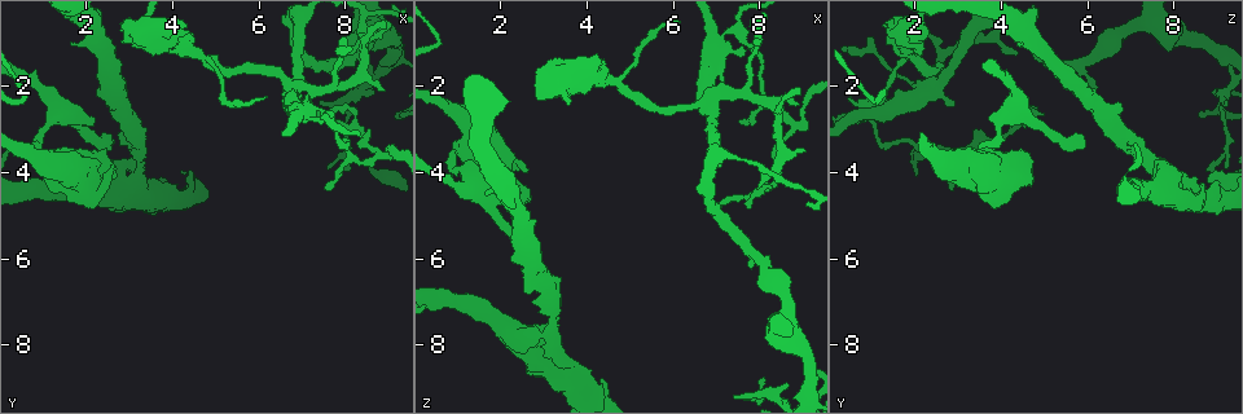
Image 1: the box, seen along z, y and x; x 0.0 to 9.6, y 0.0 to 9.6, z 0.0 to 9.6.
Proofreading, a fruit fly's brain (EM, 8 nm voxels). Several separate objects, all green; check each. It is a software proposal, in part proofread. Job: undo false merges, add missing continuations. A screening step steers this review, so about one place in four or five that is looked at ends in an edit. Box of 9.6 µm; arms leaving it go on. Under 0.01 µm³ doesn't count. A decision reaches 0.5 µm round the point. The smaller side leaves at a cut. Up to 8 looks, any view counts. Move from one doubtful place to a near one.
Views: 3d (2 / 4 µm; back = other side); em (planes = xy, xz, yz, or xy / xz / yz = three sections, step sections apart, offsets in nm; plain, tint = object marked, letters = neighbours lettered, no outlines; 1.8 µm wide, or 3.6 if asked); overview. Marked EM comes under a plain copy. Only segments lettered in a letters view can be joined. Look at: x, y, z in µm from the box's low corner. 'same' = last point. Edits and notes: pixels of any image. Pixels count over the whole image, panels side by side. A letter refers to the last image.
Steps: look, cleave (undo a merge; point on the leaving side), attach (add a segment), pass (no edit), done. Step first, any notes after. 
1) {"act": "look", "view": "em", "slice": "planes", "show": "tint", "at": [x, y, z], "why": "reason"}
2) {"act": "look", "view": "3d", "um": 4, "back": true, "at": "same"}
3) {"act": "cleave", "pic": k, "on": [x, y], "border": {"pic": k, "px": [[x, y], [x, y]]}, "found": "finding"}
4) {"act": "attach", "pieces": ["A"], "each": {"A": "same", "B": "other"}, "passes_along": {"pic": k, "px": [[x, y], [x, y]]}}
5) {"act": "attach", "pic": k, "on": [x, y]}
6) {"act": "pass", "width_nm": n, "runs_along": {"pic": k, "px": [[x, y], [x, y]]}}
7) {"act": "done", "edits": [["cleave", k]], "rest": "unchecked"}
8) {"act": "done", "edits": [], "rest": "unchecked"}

{"act": "look", "view": "em", "slice": "planes", "show": "letters", "at": [6.85, 2.00, 2.40], "why": "four arms meet"}

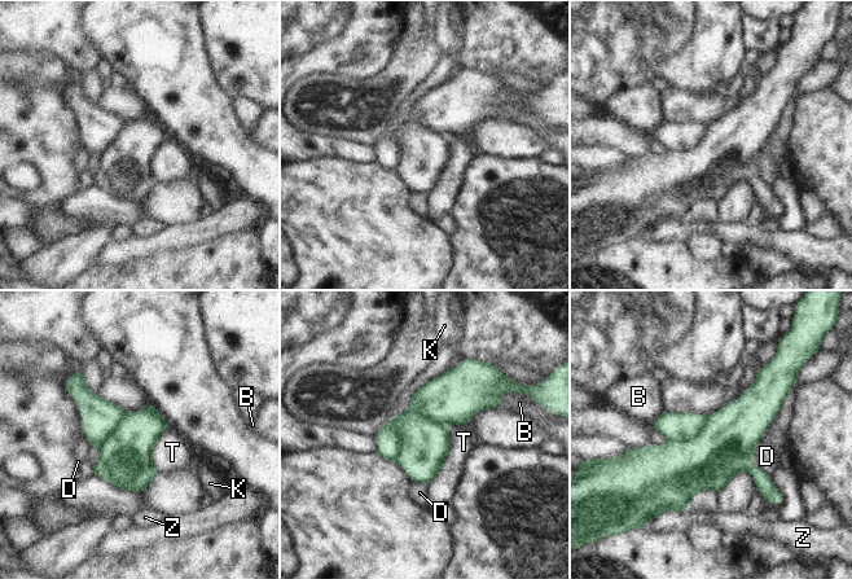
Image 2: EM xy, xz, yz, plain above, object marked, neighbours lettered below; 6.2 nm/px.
{"act": "cleave", "pic": 2, "on": [438, 399], "each": {"B": "other", "D": "other", "K": "other", "T": "other", "Z": "other"}, "border": {"pic": 2, "px": [[446, 424], [411, 412], [396, 461]]}, "found": "two neurons meet here"}

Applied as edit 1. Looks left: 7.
{"act": "look", "view": "overview"}

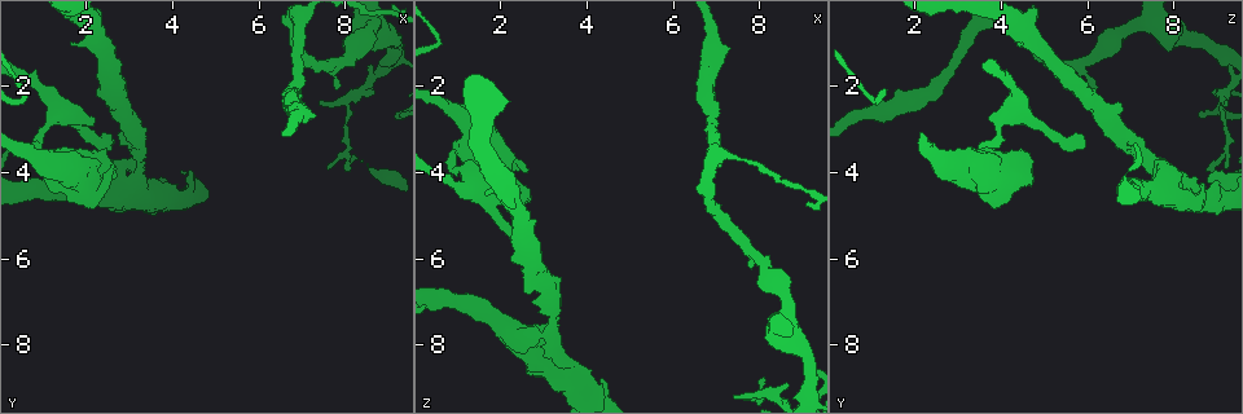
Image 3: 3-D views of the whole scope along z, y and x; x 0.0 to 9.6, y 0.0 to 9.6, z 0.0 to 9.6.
{"act": "look", "view": "3d", "um": 2, "at": [0.90, 3.45, 3.50], "why": "an open end"}

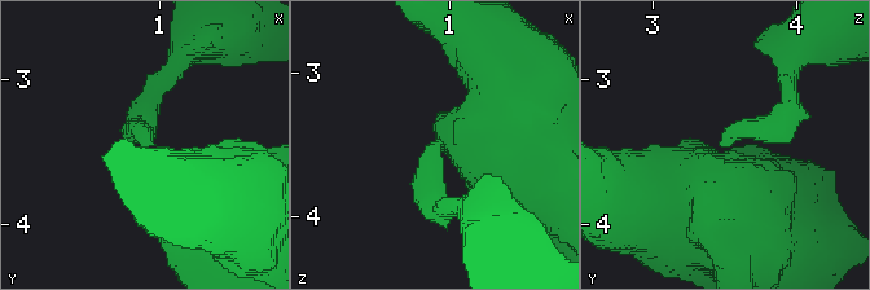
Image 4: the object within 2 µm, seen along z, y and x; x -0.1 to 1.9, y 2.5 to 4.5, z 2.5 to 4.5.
{"act": "look", "view": "em", "slice": "planes", "show": "letters", "at": [0.94, 3.48, 3.46]}

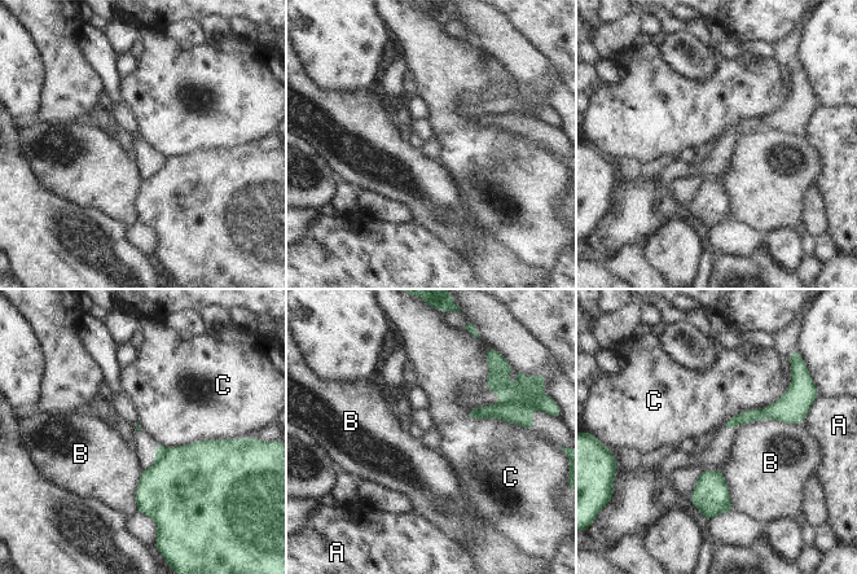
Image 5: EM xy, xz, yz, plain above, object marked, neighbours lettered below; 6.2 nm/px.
{"act": "cleave", "pic": 5, "on": [159, 448], "each": {"A": "other", "B": "other", "C": "other"}, "part_leaving": {"pic": 5, "px": [[798, 420], [757, 413], [726, 426]]}, "found": "a second neuron is stuck on"}

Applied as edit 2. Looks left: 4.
{"act": "look", "view": "em", "slice": "xy", "step": 4, "show": "tint", "at": [8.15, 3.95, 8.70], "why": "branch stops here"}

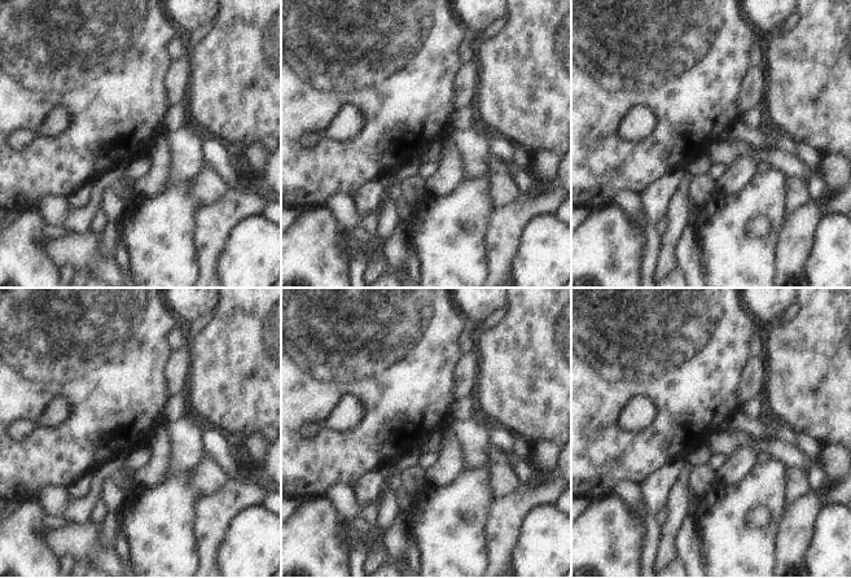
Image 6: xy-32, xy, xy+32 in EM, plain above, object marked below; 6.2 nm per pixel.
{"act": "look", "view": "em", "slice": "planes", "show": "letters", "at": "same"}

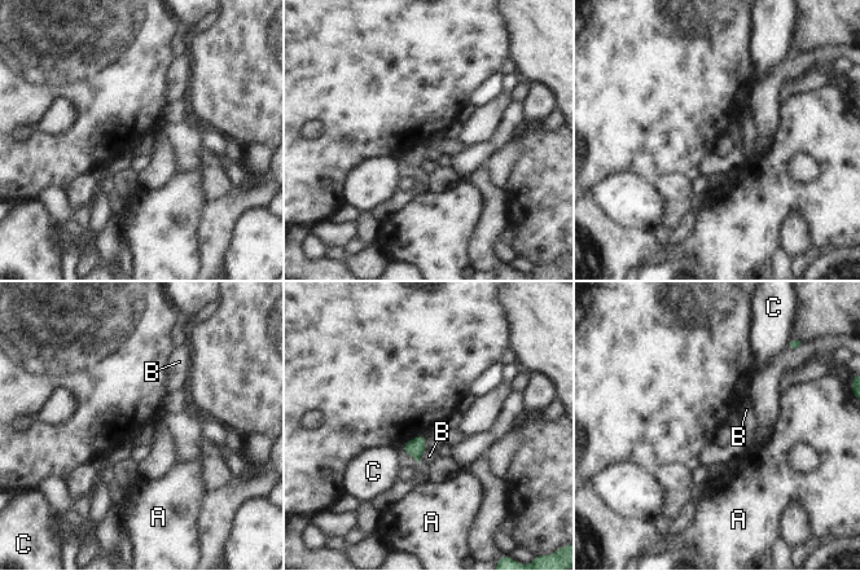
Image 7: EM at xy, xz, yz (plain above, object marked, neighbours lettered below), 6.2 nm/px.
{"act": "pass", "longest_contact_nm": ["B", 90], "each": {"A": "other", "B": "other", "C": "other"}, "border": {"pic": 7, "px": [[426, 451], [418, 462]]}, "found": "none of them fits"}

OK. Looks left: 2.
{"act": "done", "edits": [["cleave", 2], ["cleave", 5]], "rest": "unchecked"}

